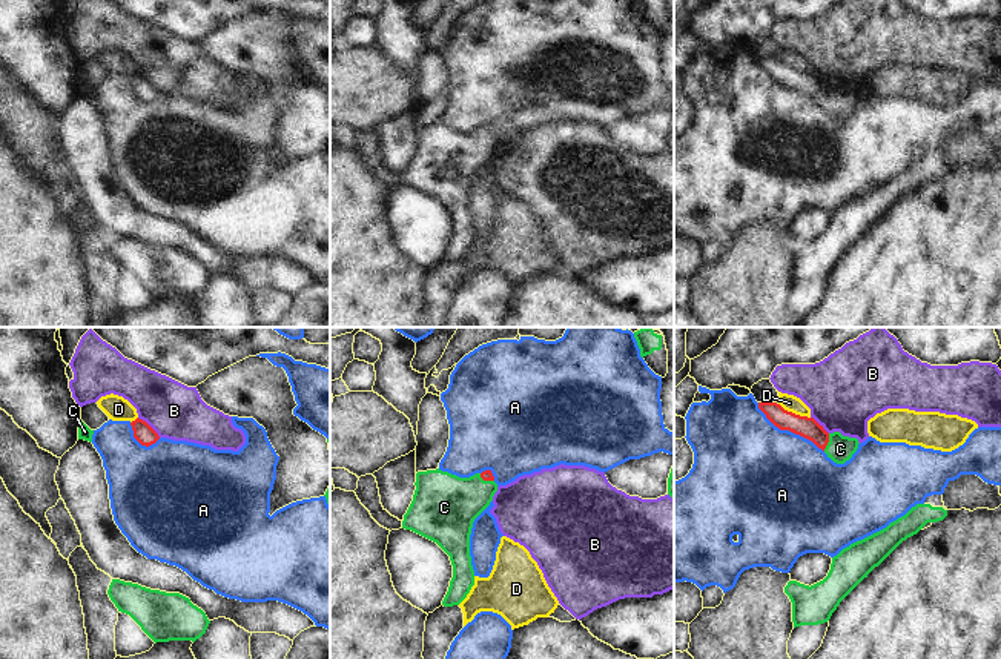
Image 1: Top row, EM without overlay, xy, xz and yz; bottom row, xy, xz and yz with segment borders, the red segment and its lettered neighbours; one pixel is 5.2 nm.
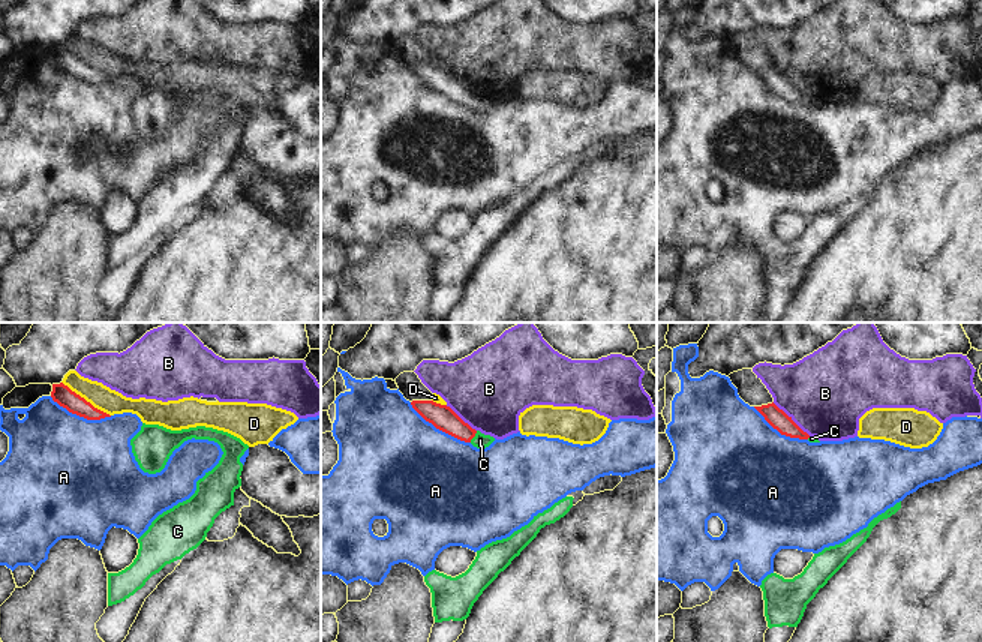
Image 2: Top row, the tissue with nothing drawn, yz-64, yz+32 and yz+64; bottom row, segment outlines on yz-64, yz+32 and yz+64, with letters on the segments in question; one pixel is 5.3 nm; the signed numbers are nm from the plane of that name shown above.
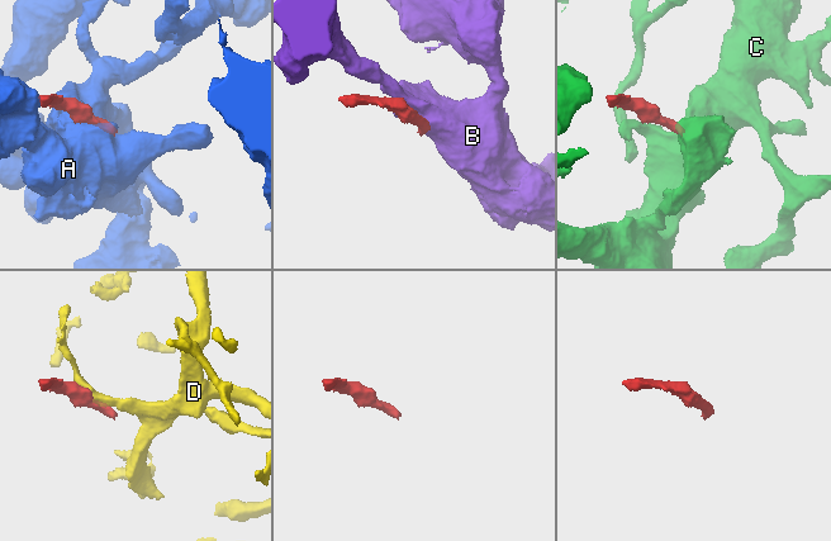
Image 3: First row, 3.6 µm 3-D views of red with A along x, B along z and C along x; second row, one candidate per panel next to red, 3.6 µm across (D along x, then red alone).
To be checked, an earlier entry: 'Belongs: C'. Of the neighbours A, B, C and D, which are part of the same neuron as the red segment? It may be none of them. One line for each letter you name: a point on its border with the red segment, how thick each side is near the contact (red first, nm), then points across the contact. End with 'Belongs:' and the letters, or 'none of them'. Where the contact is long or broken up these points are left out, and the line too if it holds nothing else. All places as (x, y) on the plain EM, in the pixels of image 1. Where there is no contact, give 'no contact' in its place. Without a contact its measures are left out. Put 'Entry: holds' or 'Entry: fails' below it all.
C: yz (828, 97) | 110/140 nm | across yz (808, 83), (828, 97), (840, 105)
Belongs: C
Entry: holds

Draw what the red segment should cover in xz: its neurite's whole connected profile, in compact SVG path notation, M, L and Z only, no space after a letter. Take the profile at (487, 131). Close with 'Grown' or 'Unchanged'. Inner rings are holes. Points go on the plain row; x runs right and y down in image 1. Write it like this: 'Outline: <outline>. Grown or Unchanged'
Outline: M436 124L418 127L415 141L402 184L436 198L450 212L453 233L442 261L459 261L474 241L470 212L473 178L493 157L497 140L491 126L459 134Z. Grown.

